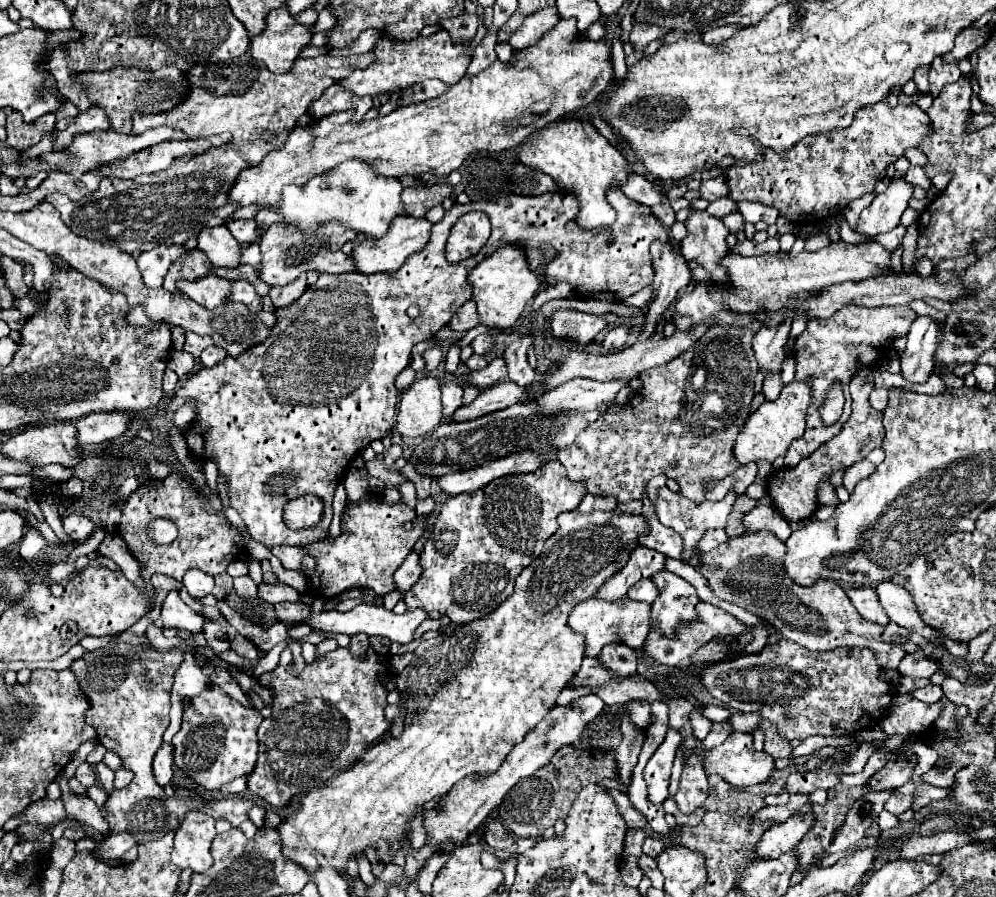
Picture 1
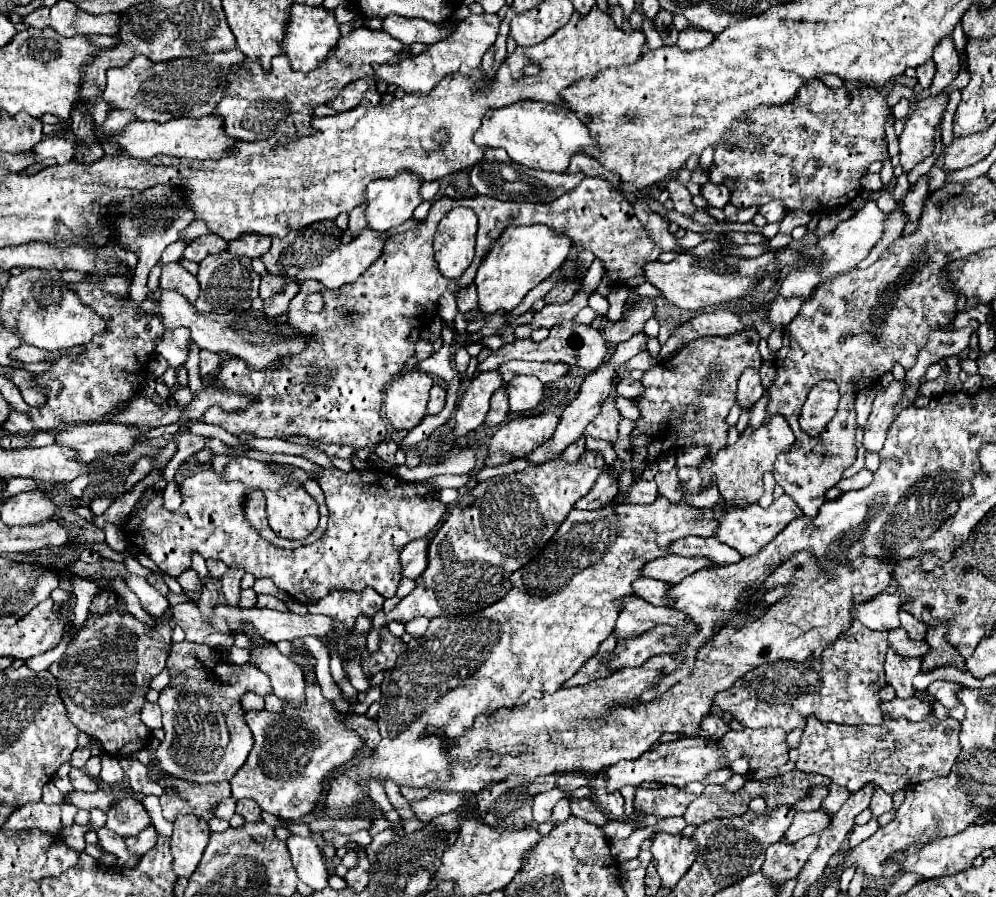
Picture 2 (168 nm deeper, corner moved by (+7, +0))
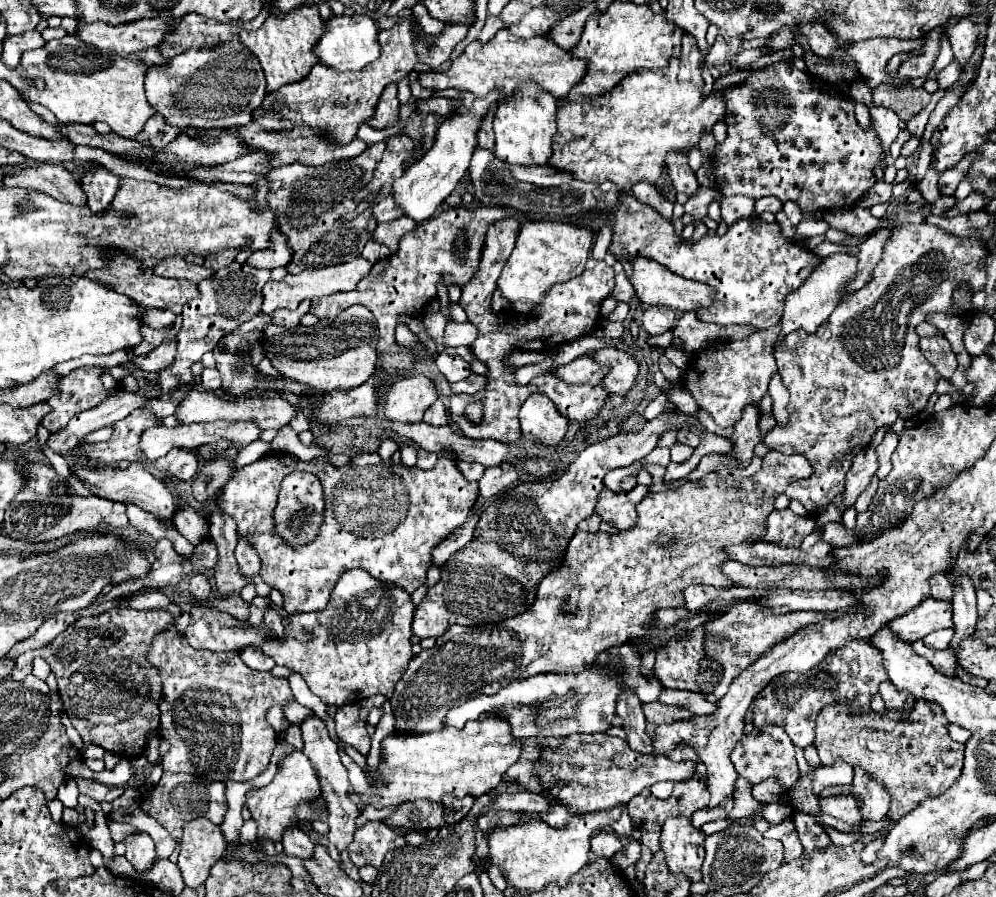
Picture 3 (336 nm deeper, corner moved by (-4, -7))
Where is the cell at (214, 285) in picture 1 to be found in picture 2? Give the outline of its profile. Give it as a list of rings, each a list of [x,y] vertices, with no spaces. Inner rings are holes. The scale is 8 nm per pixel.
[[[167,263],[163,265],[163,273],[159,277],[159,287],[179,291],[189,303],[195,303],[199,297],[199,281],[191,275],[181,263]]]

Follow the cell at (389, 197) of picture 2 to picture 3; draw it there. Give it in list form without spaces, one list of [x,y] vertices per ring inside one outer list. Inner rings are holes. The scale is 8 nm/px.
[[[492,90],[488,96],[476,98],[470,108],[460,108],[452,118],[446,118],[446,122],[438,126],[434,146],[416,164],[412,164],[400,178],[394,180],[394,198],[408,218],[416,222],[428,220],[436,212],[436,208],[452,194],[460,178],[470,168],[470,158],[476,150],[482,120],[490,112],[490,106],[498,102],[498,98],[500,90]]]

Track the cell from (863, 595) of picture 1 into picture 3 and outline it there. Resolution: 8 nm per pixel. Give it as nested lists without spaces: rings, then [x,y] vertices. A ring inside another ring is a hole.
[[[924,598],[914,610],[910,610],[910,614],[906,614],[906,618],[896,618],[894,622],[890,622],[890,626],[894,626],[894,632],[908,642],[920,640],[940,628],[952,628],[954,622],[950,602]]]

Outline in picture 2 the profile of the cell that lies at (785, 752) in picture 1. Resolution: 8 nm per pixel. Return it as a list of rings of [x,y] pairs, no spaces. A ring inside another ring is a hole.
[[[781,728],[731,729],[721,743],[727,747],[727,759],[735,761],[739,755],[749,755],[751,771],[757,771],[763,767],[781,767],[789,760],[786,736]]]

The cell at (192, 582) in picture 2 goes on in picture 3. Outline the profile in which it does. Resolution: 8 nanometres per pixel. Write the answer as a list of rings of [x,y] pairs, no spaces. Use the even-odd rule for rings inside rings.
[[[194,574],[190,578],[188,590],[190,590],[190,594],[194,598],[208,598],[210,592],[212,592],[212,586],[210,586],[210,582],[208,582],[208,578],[204,574]]]

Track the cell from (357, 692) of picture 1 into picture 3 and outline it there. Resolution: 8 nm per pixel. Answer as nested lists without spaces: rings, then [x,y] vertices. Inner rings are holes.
[[[294,750],[280,764],[278,774],[274,776],[274,780],[268,786],[264,786],[260,790],[252,790],[248,794],[246,806],[248,806],[248,810],[252,810],[252,820],[258,824],[256,838],[280,842],[282,830],[298,826],[298,820],[296,820],[298,802],[308,802],[308,800],[320,800],[318,776],[314,776],[314,768],[310,766],[310,760],[300,750]]]

